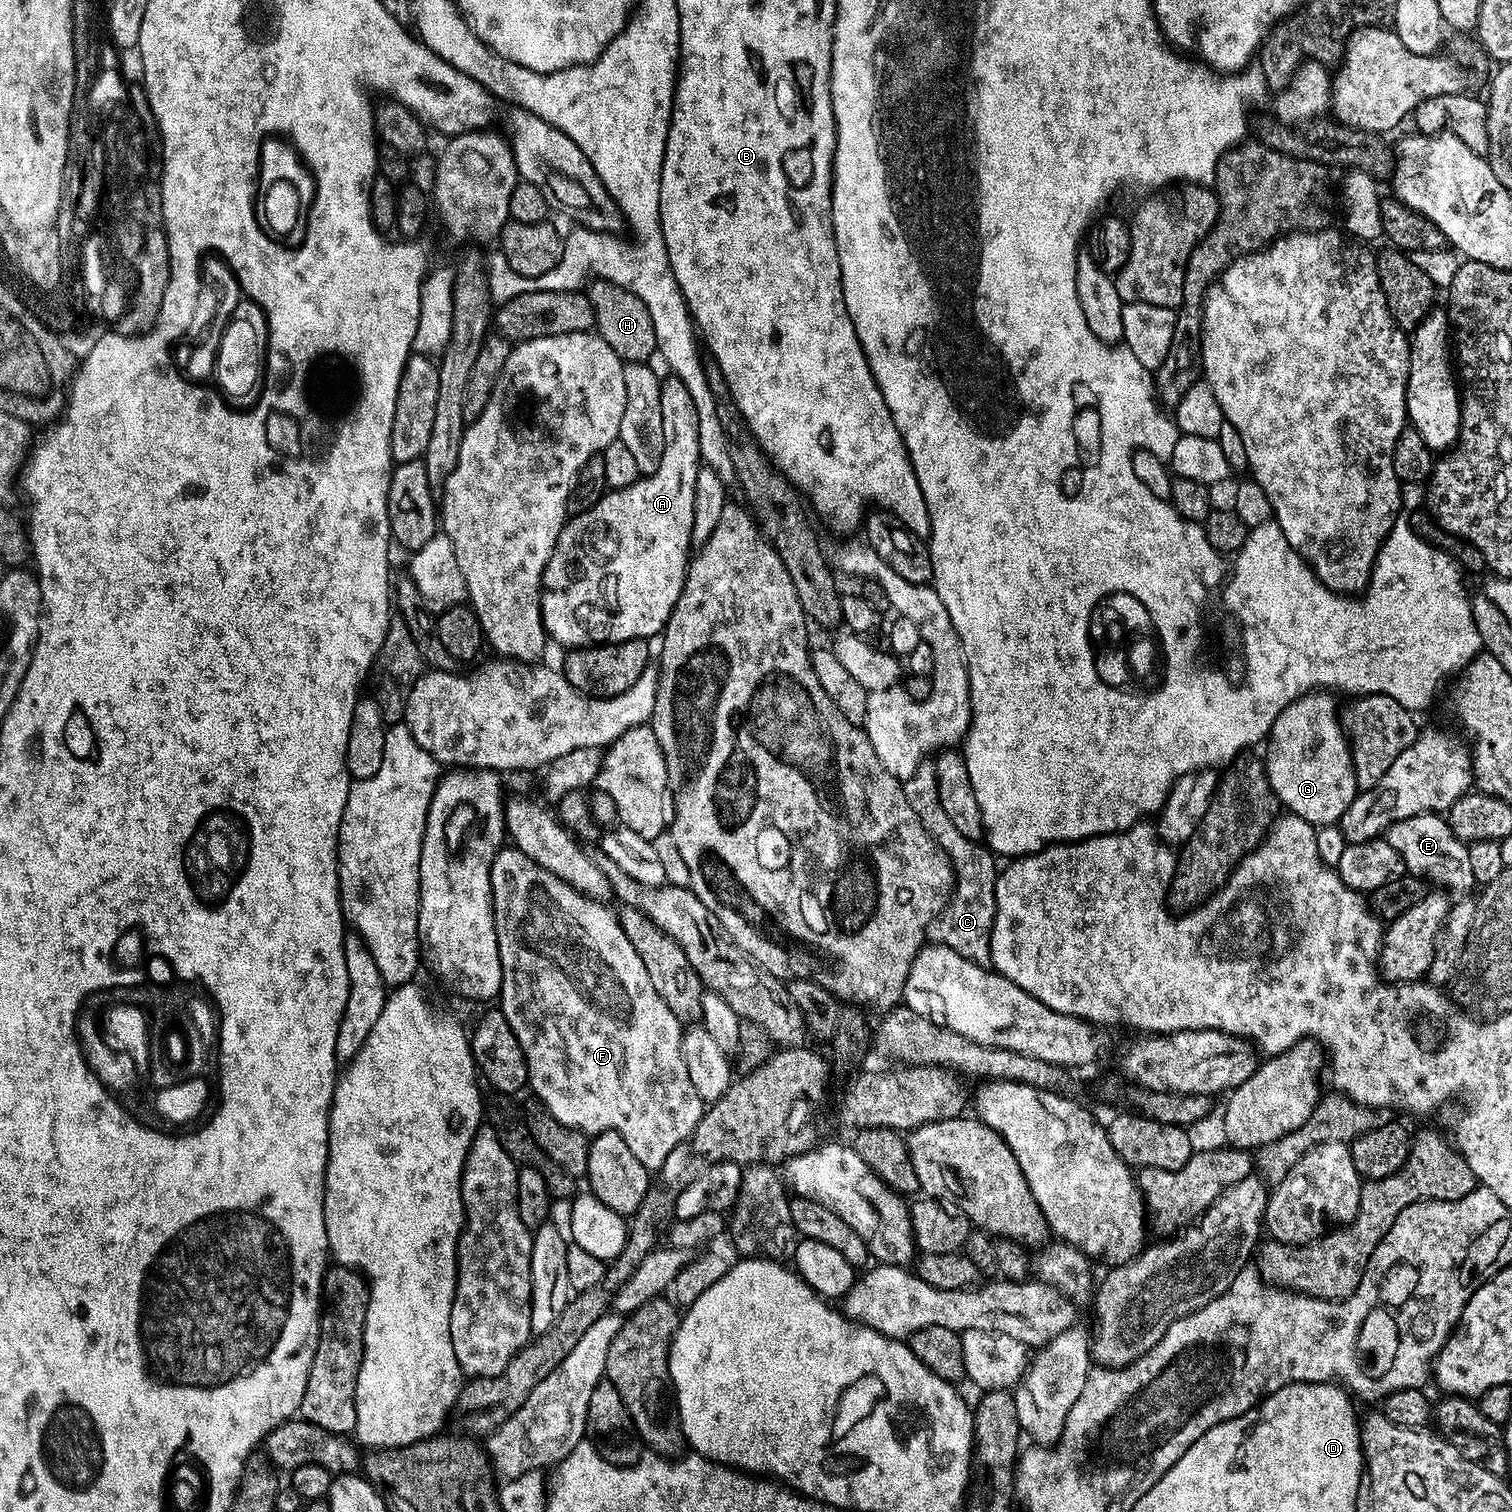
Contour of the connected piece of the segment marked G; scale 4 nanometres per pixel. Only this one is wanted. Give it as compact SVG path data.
M1313 690L1290 702L1290 706L1286 706L1286 710L1282 710L1278 718L1274 718L1274 726L1266 737L1268 749L1262 753L1264 773L1276 799L1291 815L1302 818L1313 826L1339 824L1350 802L1354 802L1358 793L1349 738L1341 723L1338 708L1336 712L1336 700L1332 696L1335 695L1328 690Z

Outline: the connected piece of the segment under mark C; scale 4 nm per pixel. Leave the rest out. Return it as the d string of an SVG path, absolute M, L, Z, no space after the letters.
M923 761L916 768L914 775L903 781L903 786L906 800L910 802L927 832L950 858L956 876L955 890L947 907L927 927L927 941L946 945L975 964L989 965L991 963L989 936L992 933L993 919L996 917L997 859L985 845L959 833L954 822L947 817L938 796L935 763Z

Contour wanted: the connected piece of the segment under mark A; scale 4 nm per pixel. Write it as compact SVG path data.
M668 374L660 381L660 397L662 398L662 434L664 435L664 453L662 462L658 462L658 470L647 473L635 484L625 488L617 488L605 492L604 497L593 508L585 512L577 512L565 523L560 531L558 542L550 554L550 562L544 571L544 579L540 590L540 614L544 621L544 631L560 644L565 644L565 649L586 648L598 644L617 644L627 640L647 641L648 636L659 637L668 624L670 614L676 608L678 598L684 589L684 579L688 577L690 551L693 547L692 527L694 526L694 482L698 478L702 461L698 450L698 413L690 393L686 390L682 378Z

